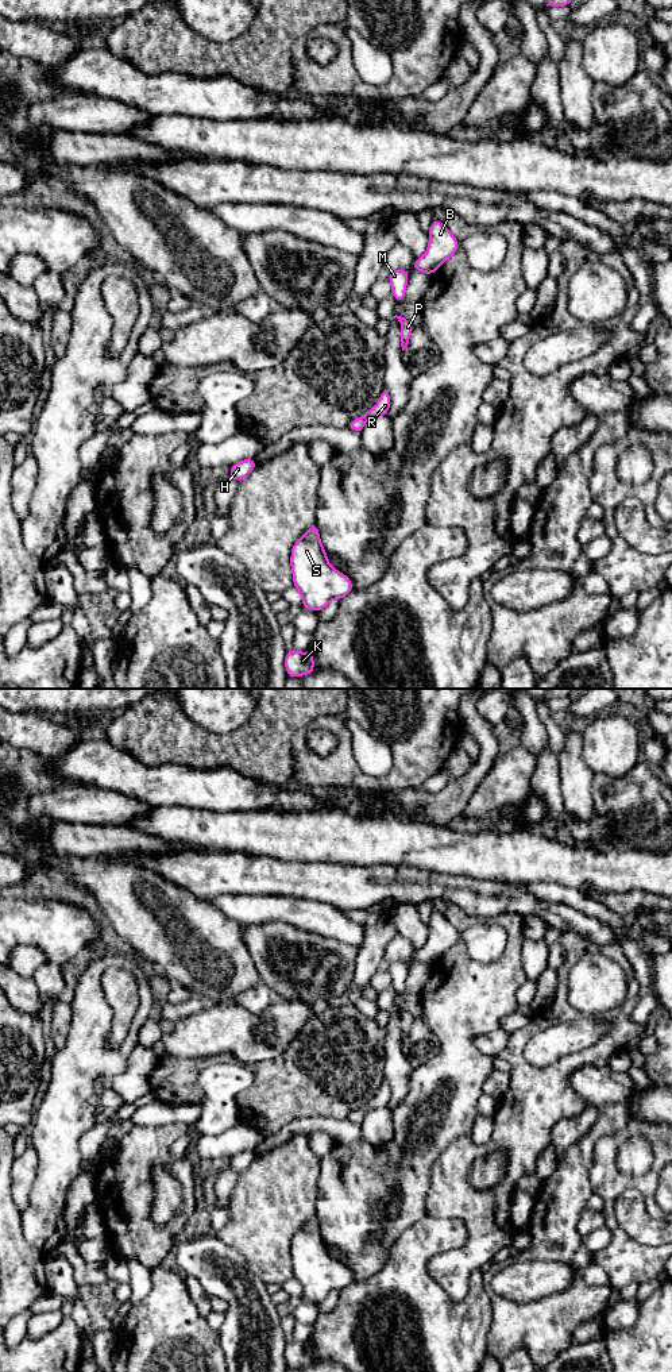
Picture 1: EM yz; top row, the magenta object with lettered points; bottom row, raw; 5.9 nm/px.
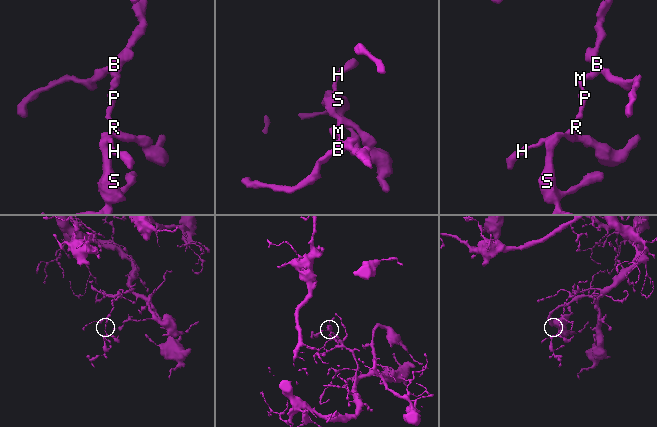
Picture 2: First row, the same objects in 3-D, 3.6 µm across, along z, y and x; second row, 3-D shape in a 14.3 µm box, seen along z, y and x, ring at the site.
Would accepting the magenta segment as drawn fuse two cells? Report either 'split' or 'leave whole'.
leave whole

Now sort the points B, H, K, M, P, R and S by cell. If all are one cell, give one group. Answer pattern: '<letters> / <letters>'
B H K M P R S

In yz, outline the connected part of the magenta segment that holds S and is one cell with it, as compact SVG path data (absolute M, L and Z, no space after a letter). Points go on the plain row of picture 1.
M317 1215L293 1236L290 1257L305 1300L320 1303L332 1291L343 1291L352 1283L351 1269L329 1256Z

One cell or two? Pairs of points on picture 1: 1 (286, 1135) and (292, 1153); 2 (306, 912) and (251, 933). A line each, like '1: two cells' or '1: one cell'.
1: two cells
2: two cells

